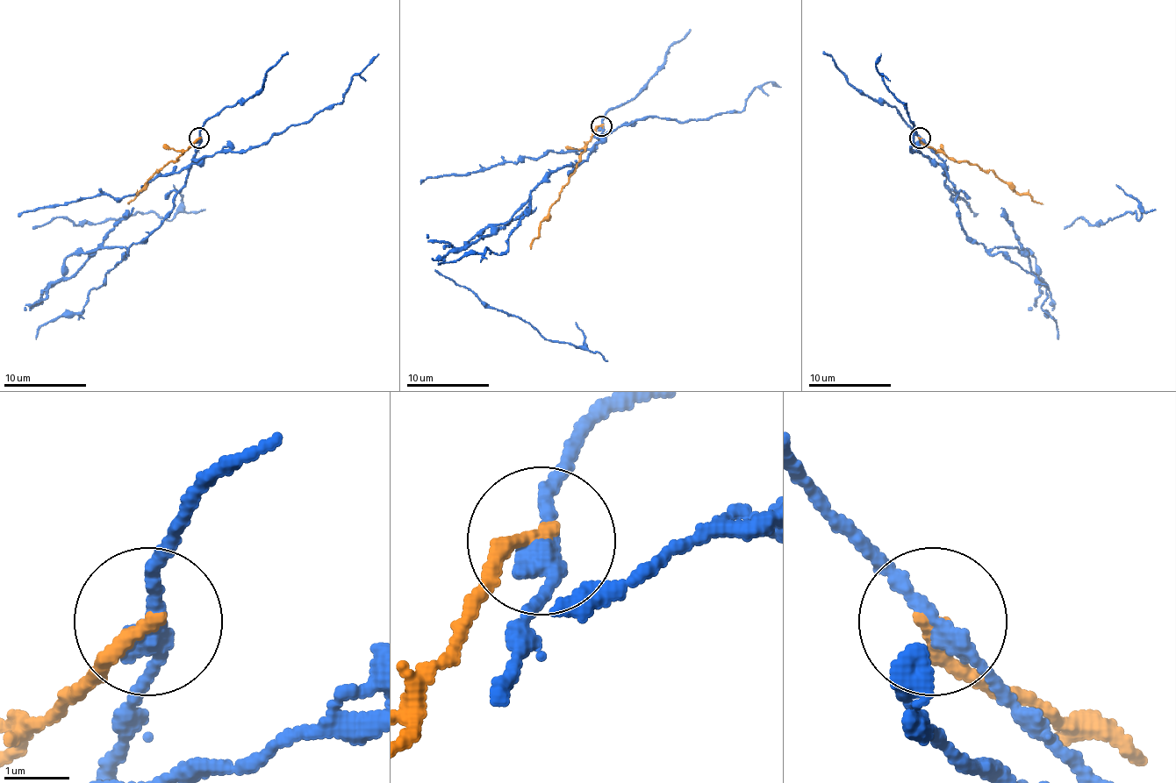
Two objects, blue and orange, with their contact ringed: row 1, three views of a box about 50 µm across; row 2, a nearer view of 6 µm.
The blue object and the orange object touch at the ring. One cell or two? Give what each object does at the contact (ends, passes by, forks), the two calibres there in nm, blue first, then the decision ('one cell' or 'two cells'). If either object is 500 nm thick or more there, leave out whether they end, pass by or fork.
blue passes by; orange ends; calibres 300 and 240 nm; two cells

